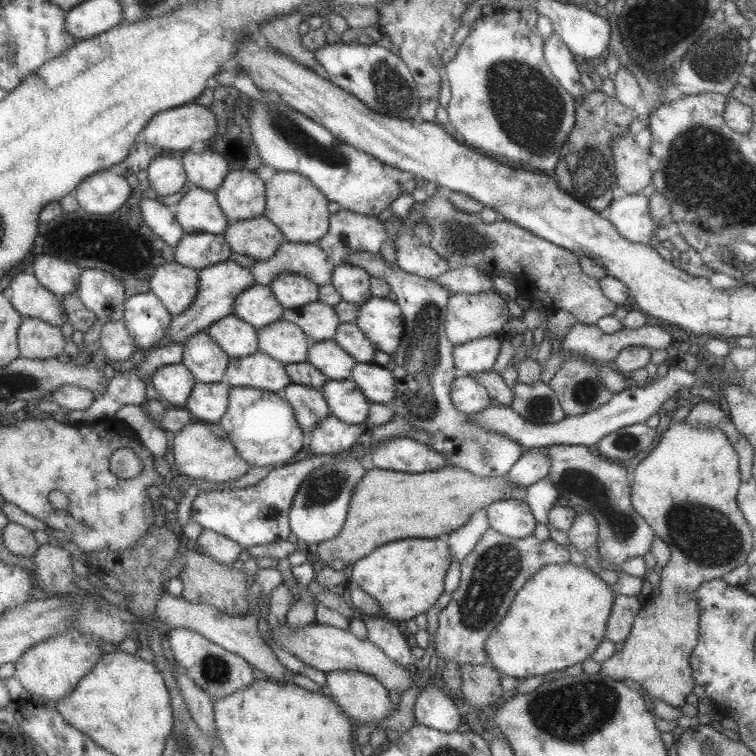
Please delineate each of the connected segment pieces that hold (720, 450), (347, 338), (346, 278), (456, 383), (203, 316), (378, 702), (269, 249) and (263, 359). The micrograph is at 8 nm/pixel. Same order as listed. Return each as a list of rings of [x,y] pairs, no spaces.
[[[682,421],[675,422],[669,424],[657,445],[636,464],[634,477],[630,479],[630,503],[633,510],[651,527],[655,536],[665,542],[670,557],[661,569],[659,593],[651,596],[651,606],[655,606],[657,612],[640,610],[635,615],[631,632],[621,650],[600,664],[599,673],[605,678],[633,680],[653,700],[679,709],[695,686],[689,667],[689,656],[699,638],[699,613],[694,592],[702,582],[720,578],[729,570],[745,564],[747,553],[753,548],[751,528],[736,503],[740,485],[738,456],[720,429],[689,427],[689,424],[685,425]]]
[[[340,322],[332,340],[356,362],[373,362],[376,348],[354,322]]]
[[[343,262],[335,265],[329,283],[343,301],[360,305],[372,297],[369,278],[362,268]]]
[[[458,374],[452,380],[449,398],[459,412],[467,415],[475,415],[492,403],[485,388],[467,374]]]
[[[230,258],[223,262],[200,268],[198,270],[198,286],[195,300],[181,314],[172,315],[166,336],[169,336],[173,343],[182,344],[188,336],[199,331],[205,332],[205,329],[216,320],[233,314],[232,308],[235,297],[255,284],[251,275],[249,265],[244,267]]]
[[[335,670],[325,674],[324,692],[331,696],[337,707],[363,725],[388,716],[391,711],[388,691],[364,673]]]
[[[263,215],[251,220],[230,220],[222,235],[231,252],[255,260],[272,257],[286,241],[281,231]]]
[[[259,350],[239,359],[230,358],[225,376],[231,387],[251,387],[276,394],[290,383],[284,364]]]

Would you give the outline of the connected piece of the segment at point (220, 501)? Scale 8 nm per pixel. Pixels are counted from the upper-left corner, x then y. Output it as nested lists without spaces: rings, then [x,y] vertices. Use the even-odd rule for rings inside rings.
[[[313,454],[311,458],[273,467],[263,479],[252,486],[199,490],[190,504],[190,519],[203,529],[229,537],[229,540],[242,548],[286,540],[290,532],[288,512],[296,490],[313,470],[331,464],[334,458],[336,455]]]

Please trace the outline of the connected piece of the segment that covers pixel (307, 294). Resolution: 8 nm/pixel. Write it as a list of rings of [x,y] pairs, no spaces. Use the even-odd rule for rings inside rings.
[[[282,272],[269,284],[273,297],[284,308],[299,308],[318,300],[319,286],[297,274]]]

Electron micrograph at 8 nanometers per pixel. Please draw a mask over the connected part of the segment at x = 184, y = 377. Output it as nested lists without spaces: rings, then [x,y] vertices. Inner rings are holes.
[[[183,363],[156,368],[150,378],[150,384],[159,394],[161,401],[164,401],[168,406],[182,408],[196,382]]]

